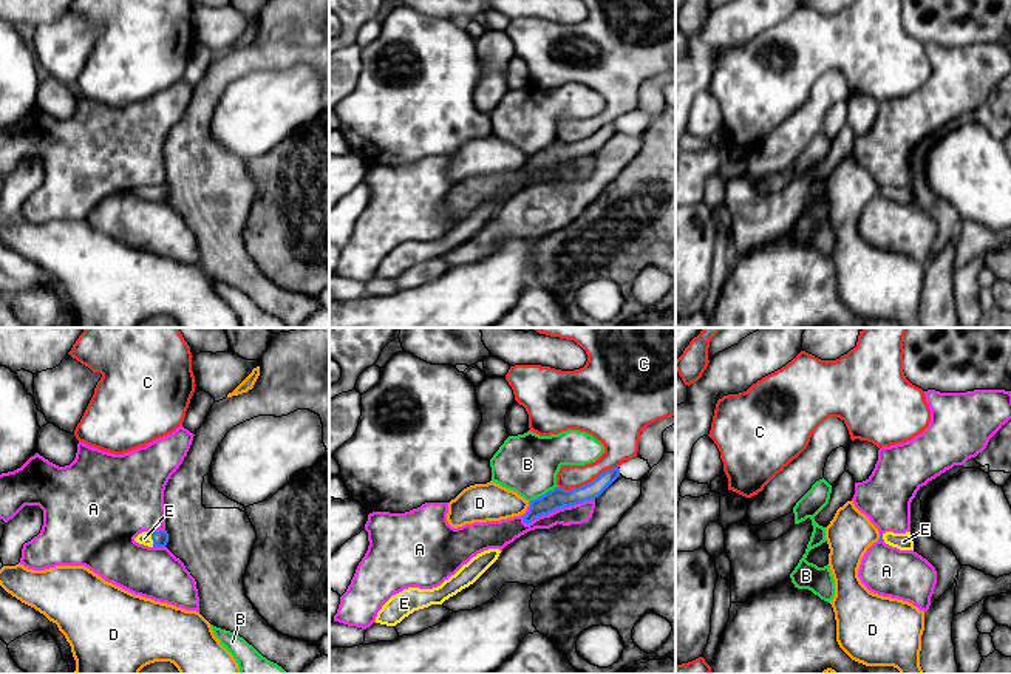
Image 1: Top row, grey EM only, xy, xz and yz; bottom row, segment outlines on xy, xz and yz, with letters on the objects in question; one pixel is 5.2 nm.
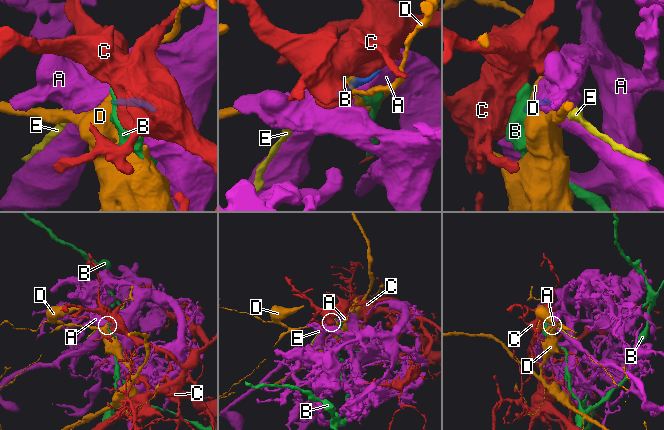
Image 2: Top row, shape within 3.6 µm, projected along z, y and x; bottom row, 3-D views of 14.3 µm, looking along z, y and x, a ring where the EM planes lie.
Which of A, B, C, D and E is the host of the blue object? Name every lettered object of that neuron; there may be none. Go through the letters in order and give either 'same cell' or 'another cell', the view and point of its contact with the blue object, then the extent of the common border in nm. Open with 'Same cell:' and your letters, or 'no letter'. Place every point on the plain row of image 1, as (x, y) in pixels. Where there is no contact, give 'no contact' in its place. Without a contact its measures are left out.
Same cell: E
A: another cell | xz (558, 161) | 400 nm
B: another cell | xz (543, 149) | 170 nm
C: another cell | xz (589, 136) | 340 nm
D: another cell | yz (880, 190) | 40 nm
E: same cell | xy (152, 192) | 80 nm

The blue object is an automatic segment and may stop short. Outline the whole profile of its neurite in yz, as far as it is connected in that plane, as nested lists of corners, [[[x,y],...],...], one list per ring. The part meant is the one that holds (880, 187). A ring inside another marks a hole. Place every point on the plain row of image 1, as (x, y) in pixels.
[[[894,186],[880,187],[878,195],[884,195],[886,198],[897,201],[900,204],[914,204],[914,195],[912,195],[911,186],[906,186],[906,187],[894,187]]]

